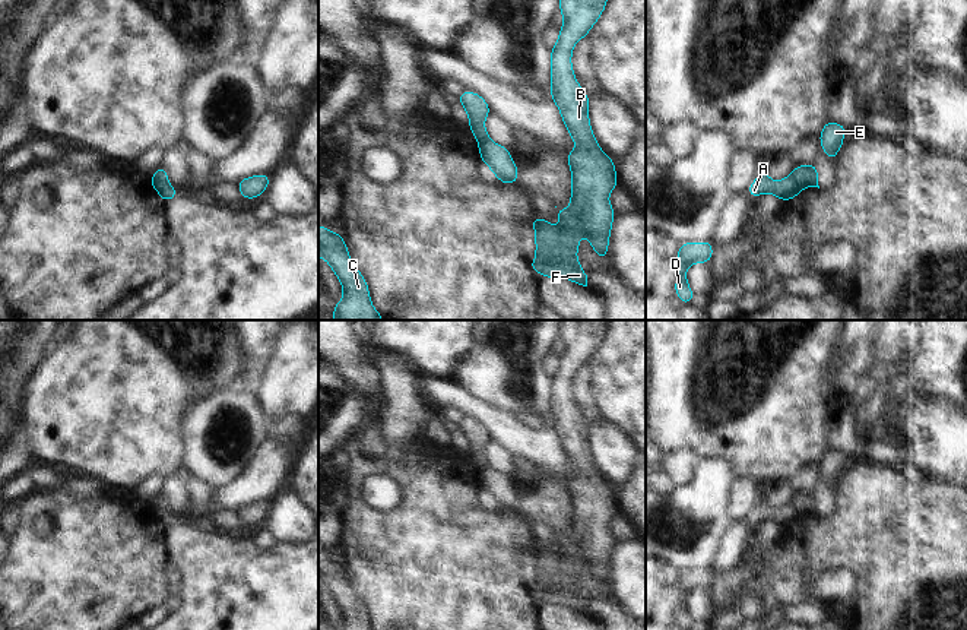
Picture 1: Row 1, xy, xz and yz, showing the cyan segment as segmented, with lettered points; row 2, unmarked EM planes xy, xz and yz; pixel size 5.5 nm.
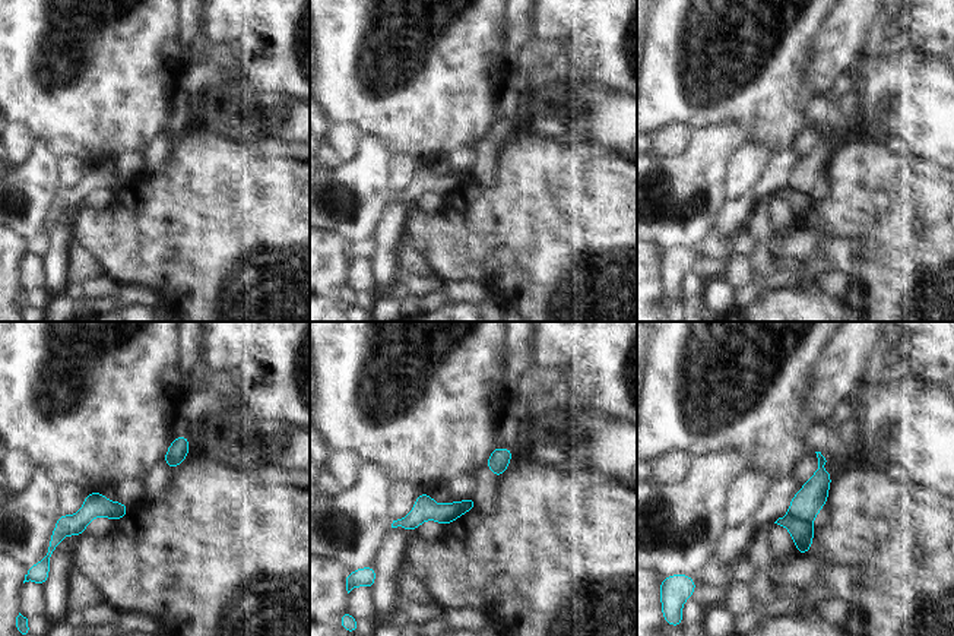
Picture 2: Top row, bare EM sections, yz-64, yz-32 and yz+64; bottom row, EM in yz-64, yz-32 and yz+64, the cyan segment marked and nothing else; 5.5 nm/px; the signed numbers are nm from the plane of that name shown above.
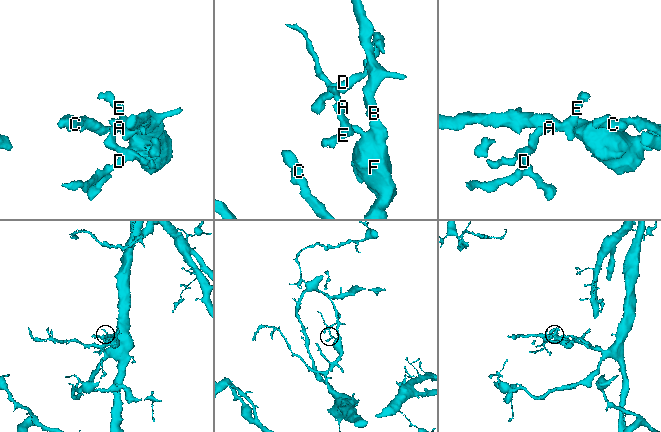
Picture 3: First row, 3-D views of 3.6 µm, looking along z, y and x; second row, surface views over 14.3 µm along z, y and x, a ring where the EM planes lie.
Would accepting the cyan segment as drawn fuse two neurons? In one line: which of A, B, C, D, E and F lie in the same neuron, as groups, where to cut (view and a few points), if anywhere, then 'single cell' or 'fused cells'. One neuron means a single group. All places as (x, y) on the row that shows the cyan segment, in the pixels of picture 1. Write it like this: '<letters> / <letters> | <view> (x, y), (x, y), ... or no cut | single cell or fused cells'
A B C D F / E | yz (792, 173), (801, 189) | fused cells

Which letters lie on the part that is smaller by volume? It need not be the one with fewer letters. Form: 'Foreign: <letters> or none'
Foreign: E

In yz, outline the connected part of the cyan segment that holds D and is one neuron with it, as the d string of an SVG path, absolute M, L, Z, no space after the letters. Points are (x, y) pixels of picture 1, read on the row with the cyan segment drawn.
M711 241L684 243L678 248L678 276L675 281L675 295L682 304L691 304L694 292L688 285L687 270L692 263L710 263L713 257Z

